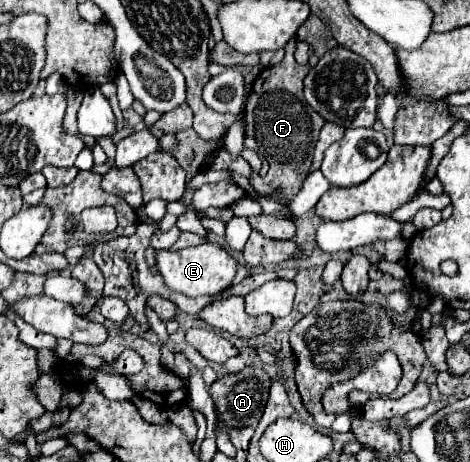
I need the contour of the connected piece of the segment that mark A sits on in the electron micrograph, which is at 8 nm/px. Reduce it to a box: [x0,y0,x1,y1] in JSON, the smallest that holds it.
[210,367,270,433]

